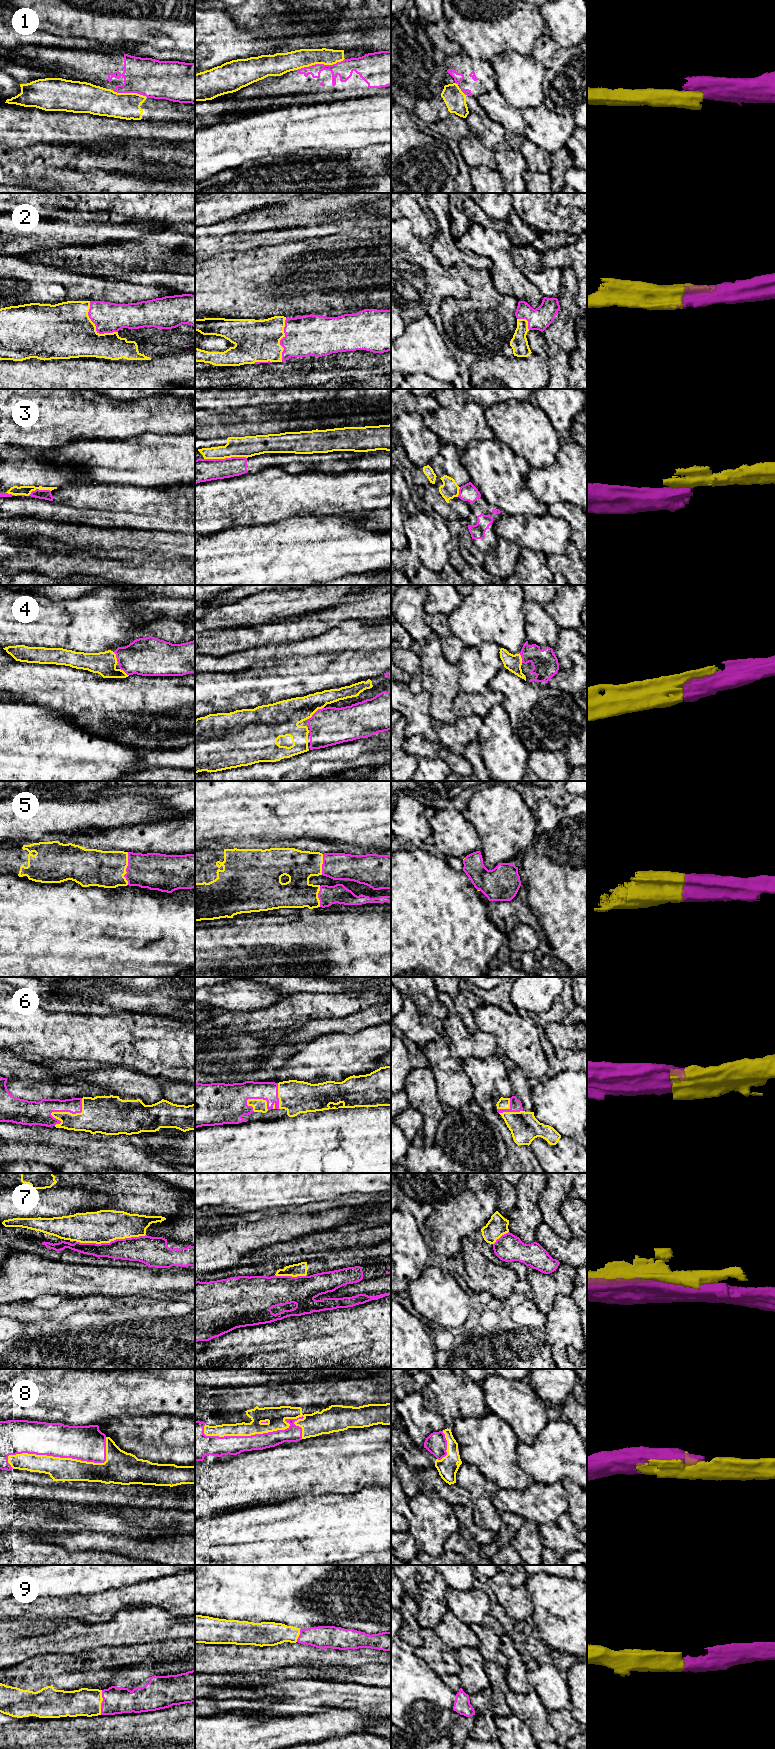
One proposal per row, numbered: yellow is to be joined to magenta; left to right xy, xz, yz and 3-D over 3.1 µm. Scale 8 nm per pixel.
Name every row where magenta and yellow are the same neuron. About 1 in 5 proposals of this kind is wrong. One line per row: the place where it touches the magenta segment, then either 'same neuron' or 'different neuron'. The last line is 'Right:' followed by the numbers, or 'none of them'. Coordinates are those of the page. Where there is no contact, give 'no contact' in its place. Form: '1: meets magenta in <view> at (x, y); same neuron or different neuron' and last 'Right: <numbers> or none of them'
1: meets magenta in xz at (320, 64); different neuron
2: meets magenta in xy at (95, 325); same neuron
3: meets magenta in xz at (225, 458); different neuron
4: meets magenta in xz at (314, 713); same neuron
5: meets magenta in xy at (126, 868); same neuron
6: meets magenta in xy at (64, 1111); same neuron
7: meets magenta in xy at (111, 1241); different neuron
8: meets magenta in xz at (258, 1434); same neuron
9: meets magenta in xy at (102, 1702); same neuron
Right: 2, 4, 5, 6, 8, 9

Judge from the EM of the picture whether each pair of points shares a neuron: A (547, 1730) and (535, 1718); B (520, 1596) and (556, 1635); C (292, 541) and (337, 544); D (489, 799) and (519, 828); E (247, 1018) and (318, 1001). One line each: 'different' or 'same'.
A: same
B: different
C: same
D: same
E: same

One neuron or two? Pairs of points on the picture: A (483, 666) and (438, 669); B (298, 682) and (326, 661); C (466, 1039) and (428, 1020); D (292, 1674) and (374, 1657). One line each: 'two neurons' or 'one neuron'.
A: two neurons
B: one neuron
C: one neuron
D: two neurons

